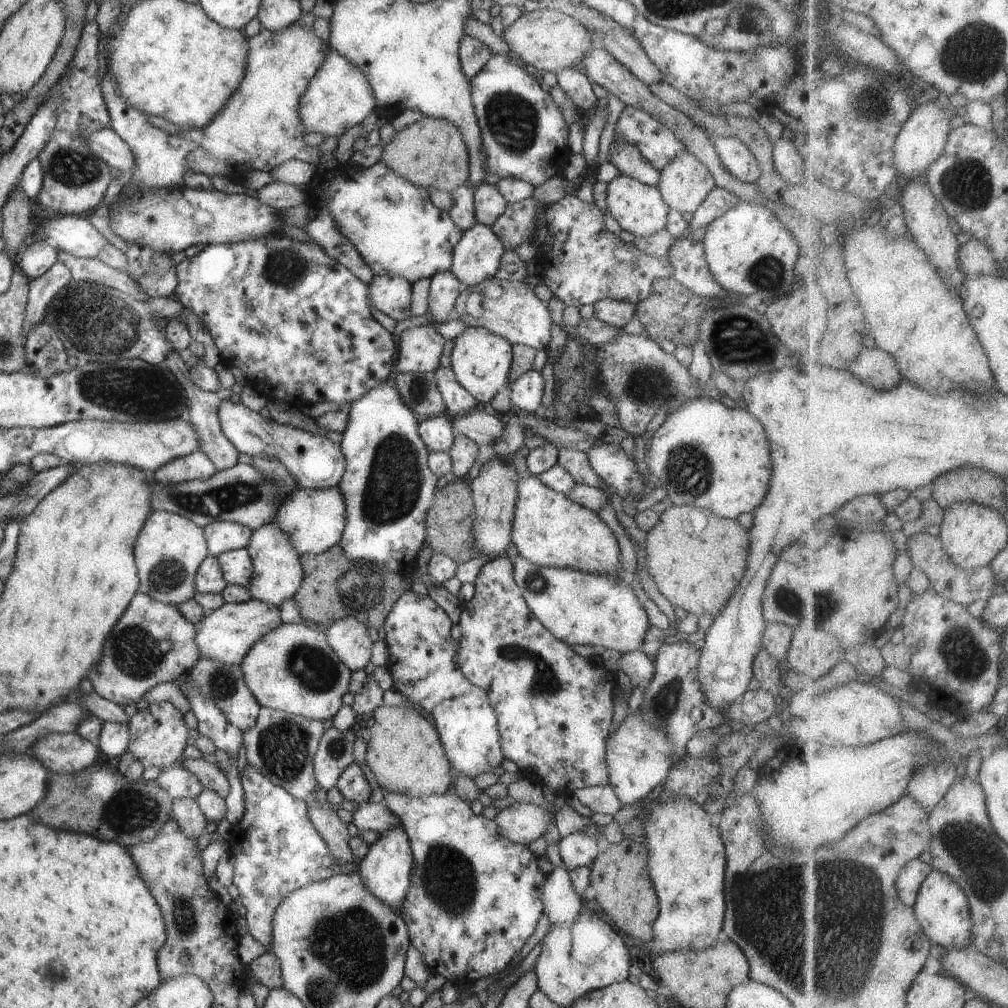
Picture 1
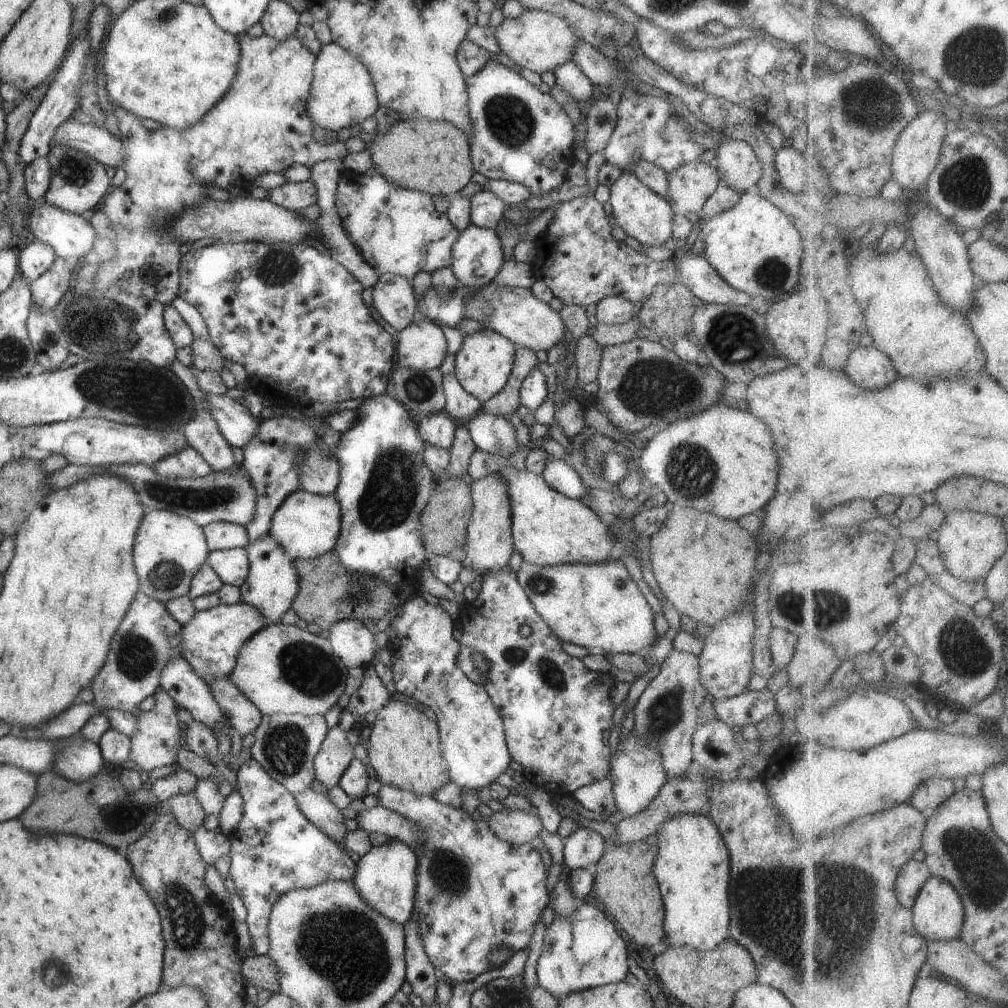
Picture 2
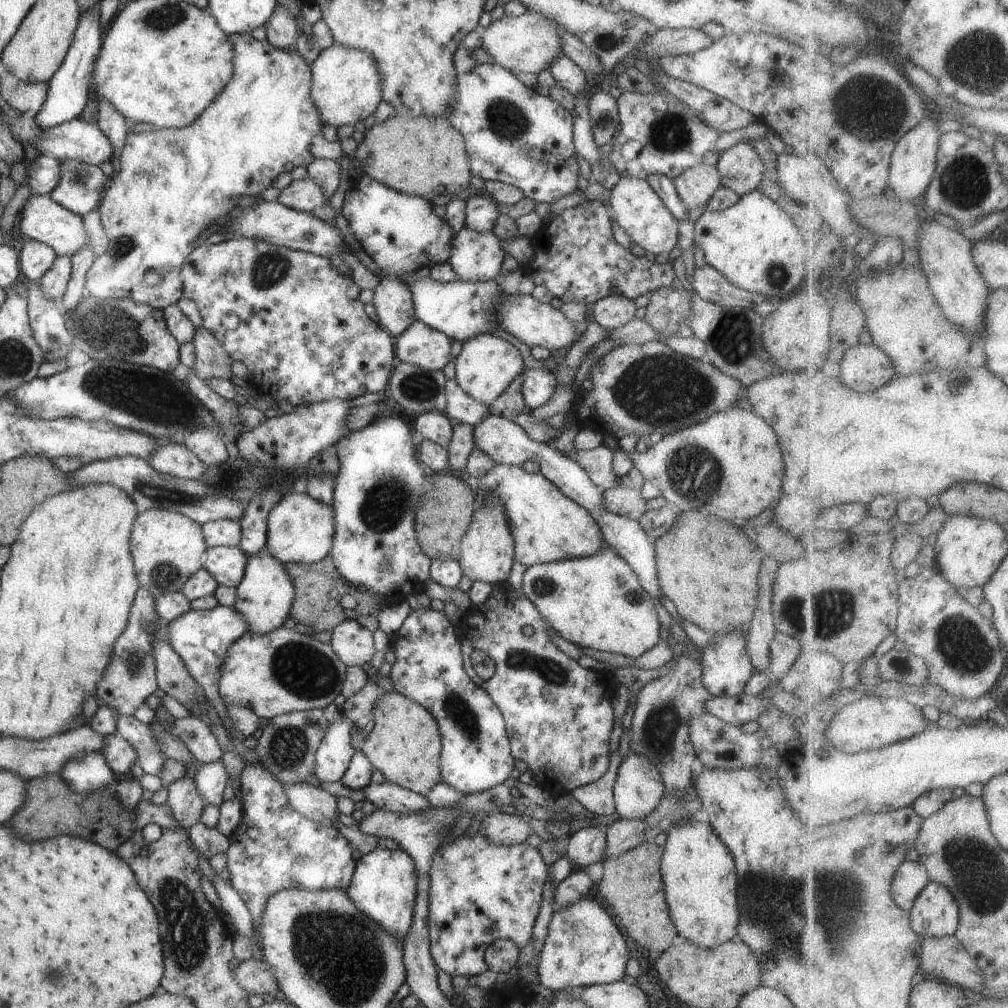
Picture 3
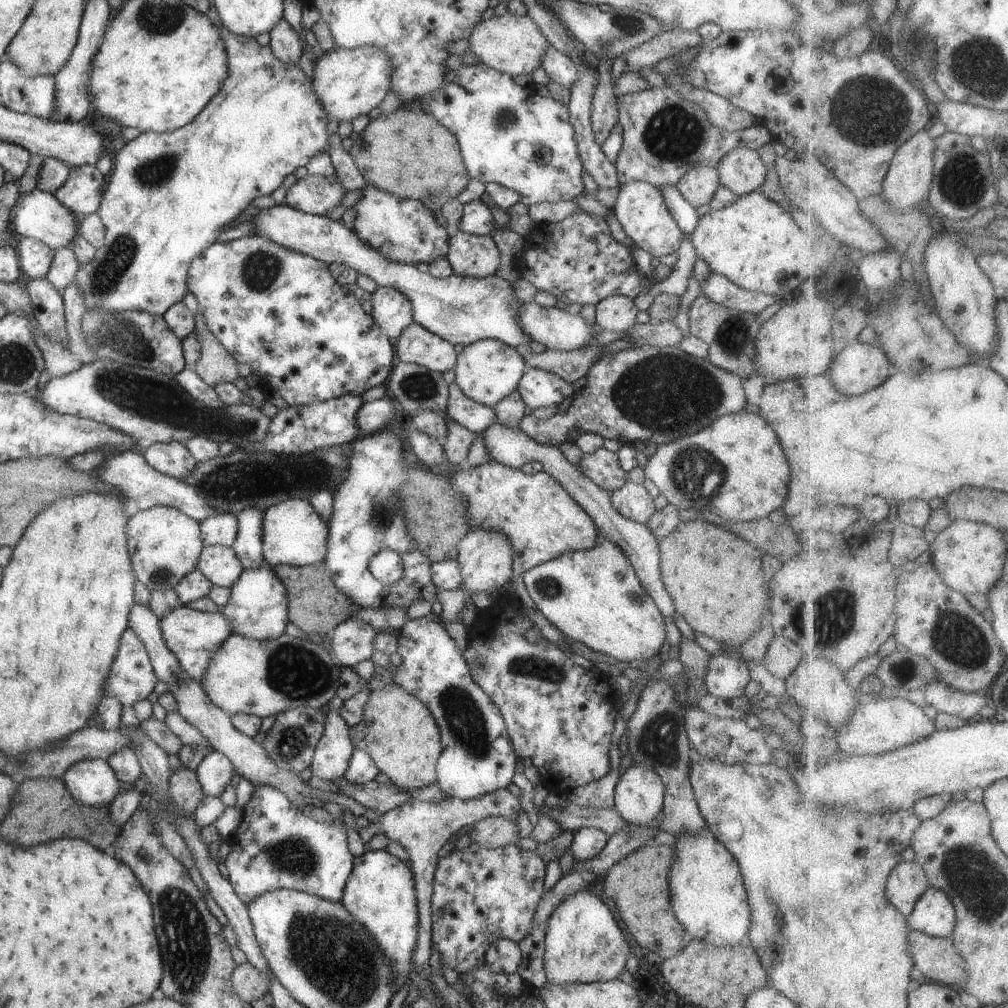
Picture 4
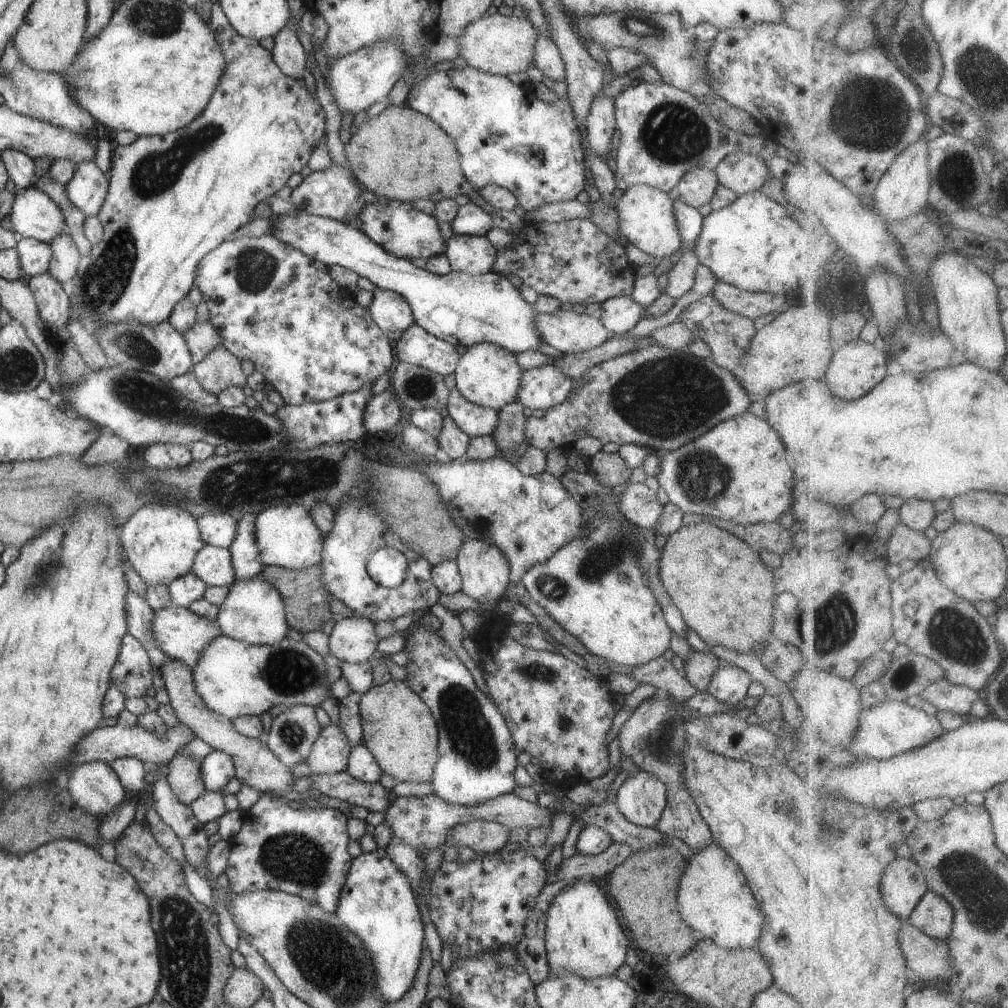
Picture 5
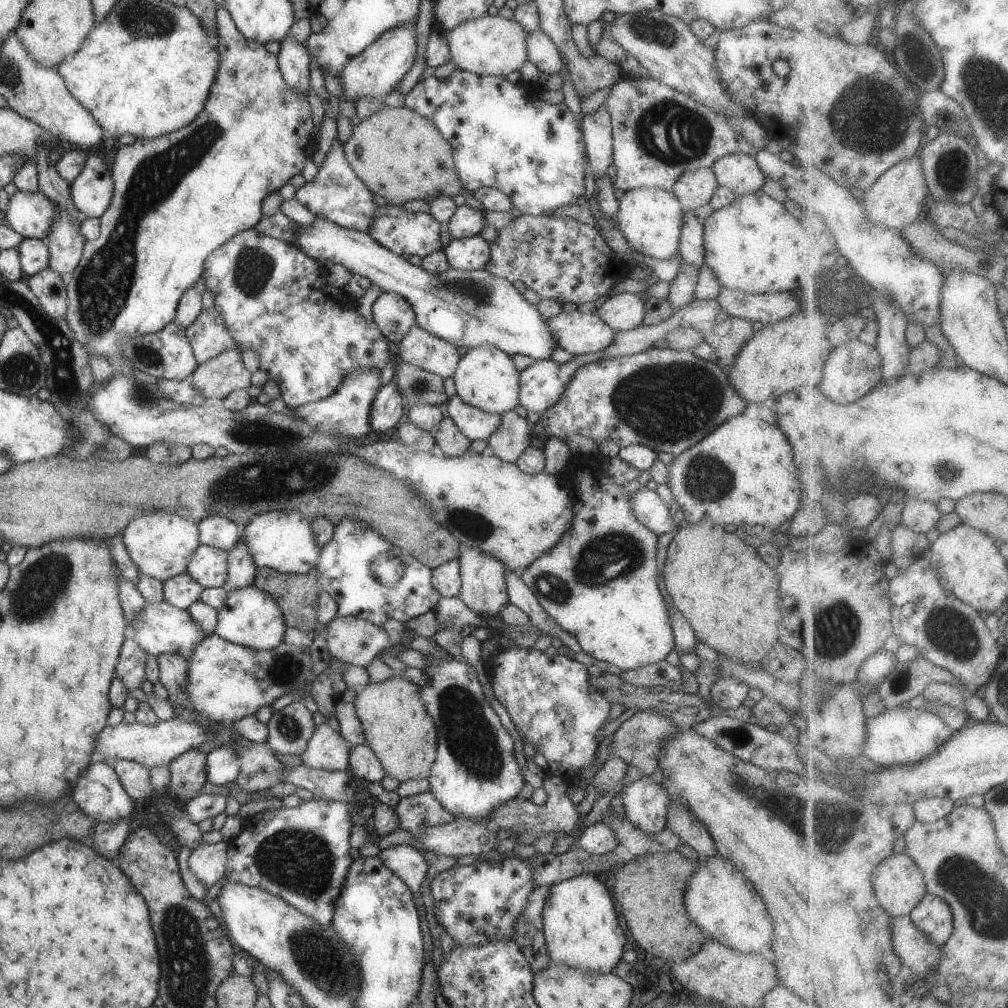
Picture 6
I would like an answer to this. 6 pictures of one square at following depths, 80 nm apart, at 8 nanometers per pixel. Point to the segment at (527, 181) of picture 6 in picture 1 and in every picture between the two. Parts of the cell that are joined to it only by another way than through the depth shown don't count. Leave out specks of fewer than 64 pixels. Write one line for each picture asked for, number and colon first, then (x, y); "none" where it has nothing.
1: (524, 133)
2: (520, 134)
3: (512, 134)
4: (508, 134)
5: (506, 136)

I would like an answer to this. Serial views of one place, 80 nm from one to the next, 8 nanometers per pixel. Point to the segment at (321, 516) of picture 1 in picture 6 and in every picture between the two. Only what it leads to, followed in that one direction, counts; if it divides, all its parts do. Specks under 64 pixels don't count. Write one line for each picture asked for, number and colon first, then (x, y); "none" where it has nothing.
2: (306, 525)
3: (300, 529)
4: (294, 534)
5: (286, 535)
6: (283, 541)

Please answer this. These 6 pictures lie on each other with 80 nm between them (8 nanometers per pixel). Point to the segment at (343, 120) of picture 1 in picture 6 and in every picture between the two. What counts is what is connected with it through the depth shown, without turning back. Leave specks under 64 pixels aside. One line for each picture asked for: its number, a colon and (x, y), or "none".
2: (342, 94)
3: (345, 85)
4: (348, 83)
5: (356, 80)
6: (376, 71)

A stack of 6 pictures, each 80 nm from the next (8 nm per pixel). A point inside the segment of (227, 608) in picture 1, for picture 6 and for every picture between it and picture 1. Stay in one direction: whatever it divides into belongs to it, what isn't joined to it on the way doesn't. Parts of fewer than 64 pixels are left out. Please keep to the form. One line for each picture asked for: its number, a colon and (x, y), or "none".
2: (212, 639)
3: (202, 638)
4: (193, 636)
5: (182, 635)
6: (160, 629)

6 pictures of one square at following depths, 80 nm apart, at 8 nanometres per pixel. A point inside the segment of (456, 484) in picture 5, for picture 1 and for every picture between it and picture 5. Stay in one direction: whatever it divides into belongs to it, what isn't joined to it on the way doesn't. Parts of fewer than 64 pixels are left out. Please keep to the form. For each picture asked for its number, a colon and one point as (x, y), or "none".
1: (548, 529)
2: (548, 528)
3: (547, 526)
4: (542, 521)

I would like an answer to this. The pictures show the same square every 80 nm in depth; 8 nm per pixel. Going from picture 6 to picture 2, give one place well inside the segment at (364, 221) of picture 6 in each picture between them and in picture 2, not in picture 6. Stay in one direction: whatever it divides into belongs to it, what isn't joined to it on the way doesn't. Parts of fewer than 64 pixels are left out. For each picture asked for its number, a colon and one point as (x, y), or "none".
2: (292, 196)
3: (305, 195)
4: (313, 194)
5: (335, 193)

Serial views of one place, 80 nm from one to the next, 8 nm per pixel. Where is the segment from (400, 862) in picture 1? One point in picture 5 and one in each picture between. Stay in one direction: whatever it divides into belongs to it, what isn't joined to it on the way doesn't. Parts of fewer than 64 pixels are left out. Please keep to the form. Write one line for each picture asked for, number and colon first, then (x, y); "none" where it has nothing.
2: (385, 876)
3: (384, 885)
4: (380, 892)
5: (377, 904)

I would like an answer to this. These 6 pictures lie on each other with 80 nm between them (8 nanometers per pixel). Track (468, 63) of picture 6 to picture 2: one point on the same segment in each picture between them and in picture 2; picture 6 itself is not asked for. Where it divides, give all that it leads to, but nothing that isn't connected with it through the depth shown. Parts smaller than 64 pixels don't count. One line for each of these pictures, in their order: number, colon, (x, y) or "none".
2: (538, 40)
3: (531, 42)
4: (510, 44)
5: (499, 44)

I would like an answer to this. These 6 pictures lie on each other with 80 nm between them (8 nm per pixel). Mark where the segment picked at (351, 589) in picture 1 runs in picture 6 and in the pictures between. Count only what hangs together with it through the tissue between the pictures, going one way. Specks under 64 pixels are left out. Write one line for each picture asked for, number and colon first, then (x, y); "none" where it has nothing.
2: (328, 593)
3: (323, 599)
4: (316, 606)
5: (307, 601)
6: (297, 595)

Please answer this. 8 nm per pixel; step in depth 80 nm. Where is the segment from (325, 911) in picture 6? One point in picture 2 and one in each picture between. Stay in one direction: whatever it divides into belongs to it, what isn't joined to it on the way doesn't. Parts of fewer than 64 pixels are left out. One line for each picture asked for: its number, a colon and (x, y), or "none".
2: (275, 849)
3: (274, 848)
4: (276, 846)
5: (279, 848)

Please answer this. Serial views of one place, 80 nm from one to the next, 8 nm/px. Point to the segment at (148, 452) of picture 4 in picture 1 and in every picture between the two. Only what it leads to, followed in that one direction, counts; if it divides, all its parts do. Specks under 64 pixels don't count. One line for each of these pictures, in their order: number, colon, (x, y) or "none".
1: (197, 465)
2: (188, 463)
3: (174, 459)

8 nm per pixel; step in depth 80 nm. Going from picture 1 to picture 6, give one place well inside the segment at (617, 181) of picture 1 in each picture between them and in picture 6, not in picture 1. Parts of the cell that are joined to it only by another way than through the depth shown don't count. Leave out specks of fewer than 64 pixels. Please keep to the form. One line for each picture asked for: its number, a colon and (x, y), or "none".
2: (644, 214)
3: (636, 207)
4: (640, 208)
5: (646, 217)
6: (650, 219)

